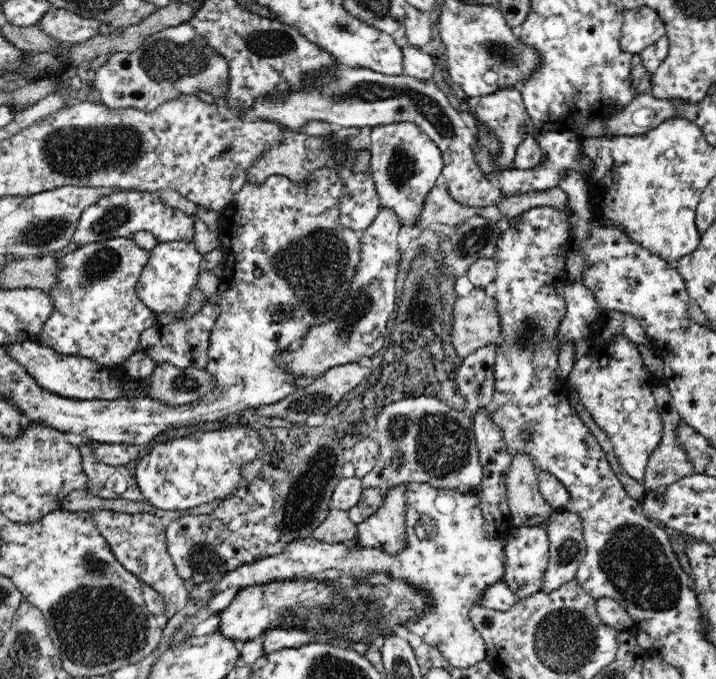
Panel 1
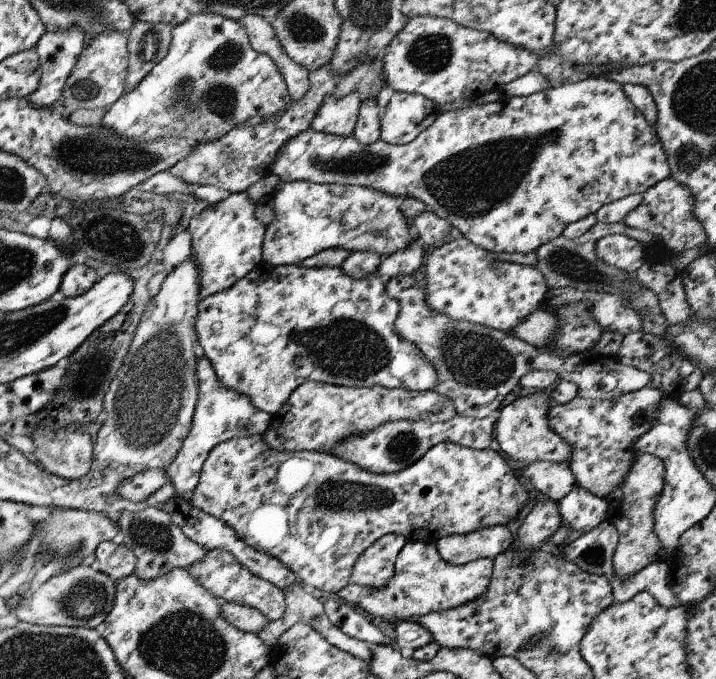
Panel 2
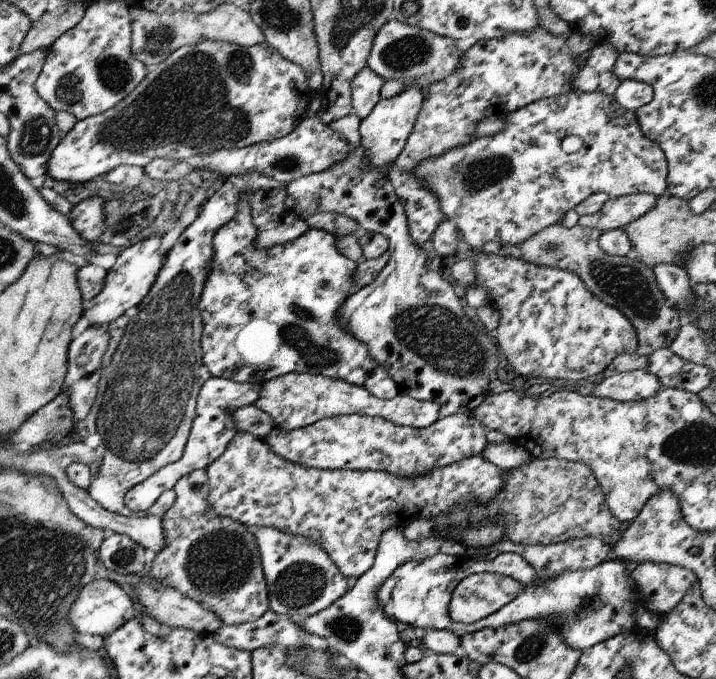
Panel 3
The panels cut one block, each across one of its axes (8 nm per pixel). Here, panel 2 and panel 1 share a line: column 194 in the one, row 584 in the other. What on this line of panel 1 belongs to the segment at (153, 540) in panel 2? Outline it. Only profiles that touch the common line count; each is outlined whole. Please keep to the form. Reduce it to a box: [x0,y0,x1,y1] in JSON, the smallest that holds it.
[542,509,587,594]

